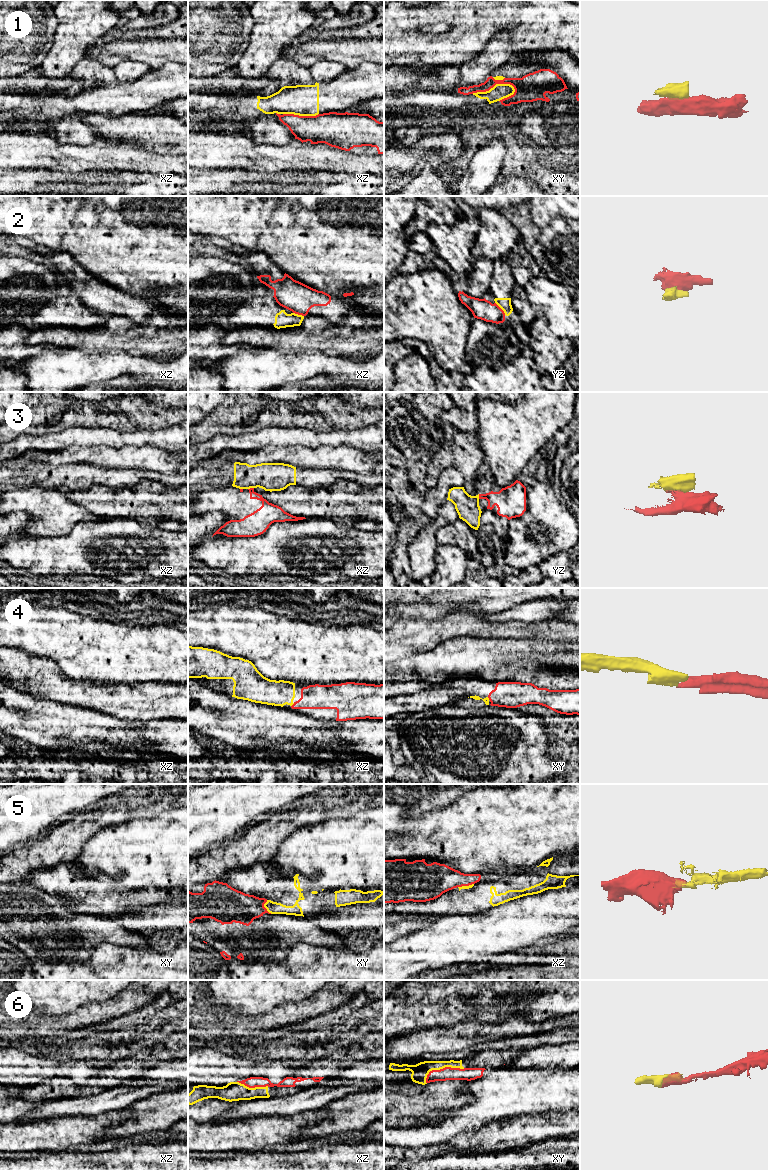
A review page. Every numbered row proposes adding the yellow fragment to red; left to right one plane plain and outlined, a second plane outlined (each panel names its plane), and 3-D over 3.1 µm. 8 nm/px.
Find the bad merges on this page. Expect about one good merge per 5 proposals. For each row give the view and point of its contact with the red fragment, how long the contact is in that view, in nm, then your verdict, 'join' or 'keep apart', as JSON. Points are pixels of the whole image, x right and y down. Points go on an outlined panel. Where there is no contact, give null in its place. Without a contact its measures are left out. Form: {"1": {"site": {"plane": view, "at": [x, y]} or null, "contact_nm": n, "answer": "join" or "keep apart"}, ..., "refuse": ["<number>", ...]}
{"1": {"site": {"plane": "xy", "at": [493, 86]}, "contact_nm": 360, "answer": "keep apart"}, "2": {"site": {"plane": "yz", "at": [500, 308]}, "contact_nm": 130, "answer": "keep apart"}, "3": {"site": {"plane": "xz", "at": [250, 488]}, "contact_nm": 50, "answer": "keep apart"}, "4": {"site": {"plane": "xz", "at": [292, 705]}, "contact_nm": 40, "answer": "join"}, "5": {"site": {"plane": "xy", "at": [264, 907]}, "contact_nm": 120, "answer": "keep apart"}, "6": {"site": {"plane": "xy", "at": [441, 1069]}, "contact_nm": 340, "answer": "join"}, "refuse": ["1", "2", "3", "5"]}

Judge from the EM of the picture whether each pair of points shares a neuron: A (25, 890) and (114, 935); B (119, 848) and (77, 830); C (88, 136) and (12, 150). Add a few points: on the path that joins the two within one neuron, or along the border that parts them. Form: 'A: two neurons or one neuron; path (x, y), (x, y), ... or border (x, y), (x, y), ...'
A: one neuron; path (47, 912), (56, 913), (73, 930), (92, 930)
B: two neurons; border (111, 825), (91, 835), (84, 842), (77, 856)
C: two neurons; border (54, 137), (61, 144), (78, 144), (81, 146)

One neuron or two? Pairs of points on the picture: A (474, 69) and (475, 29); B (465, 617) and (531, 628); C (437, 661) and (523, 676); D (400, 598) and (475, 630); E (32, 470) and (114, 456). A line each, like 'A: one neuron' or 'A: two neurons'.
A: two neurons
B: one neuron
C: one neuron
D: two neurons
E: two neurons

